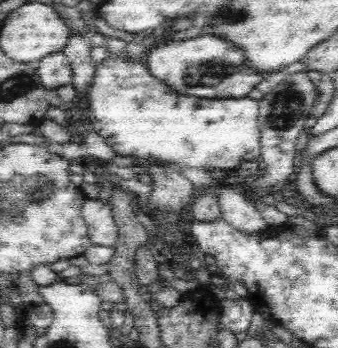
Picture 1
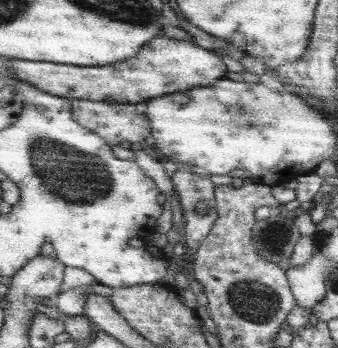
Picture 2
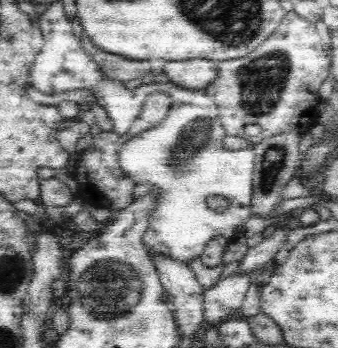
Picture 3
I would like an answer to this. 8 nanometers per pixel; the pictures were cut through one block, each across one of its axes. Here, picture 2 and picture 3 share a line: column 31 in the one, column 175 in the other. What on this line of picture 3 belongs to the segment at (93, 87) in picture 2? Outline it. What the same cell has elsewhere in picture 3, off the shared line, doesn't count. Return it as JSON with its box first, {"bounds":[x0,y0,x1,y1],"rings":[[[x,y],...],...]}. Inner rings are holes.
{"bounds":[164,58,218,90],"rings":[[[206,58],[168,62],[164,74],[176,86],[186,86],[188,90],[202,90],[218,78],[218,62]]]}

